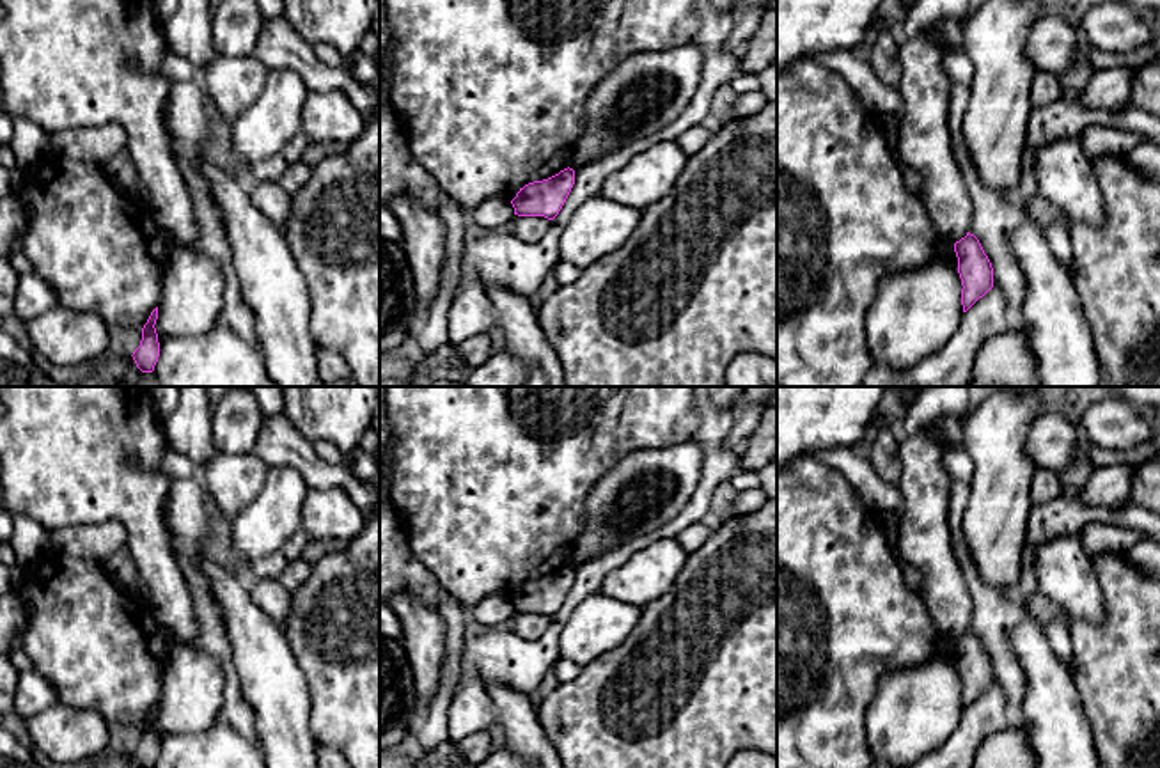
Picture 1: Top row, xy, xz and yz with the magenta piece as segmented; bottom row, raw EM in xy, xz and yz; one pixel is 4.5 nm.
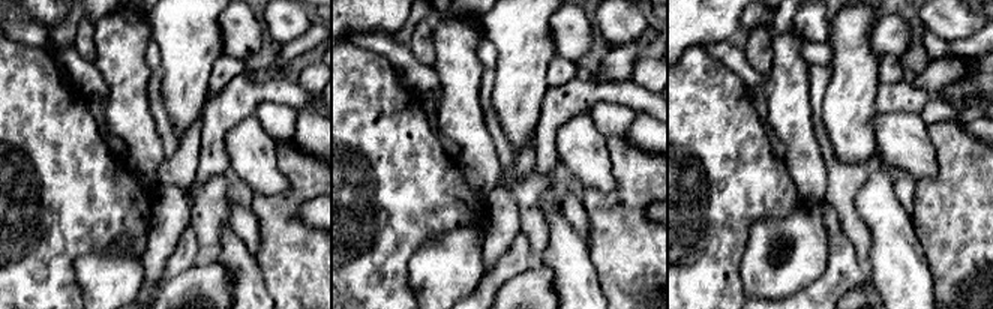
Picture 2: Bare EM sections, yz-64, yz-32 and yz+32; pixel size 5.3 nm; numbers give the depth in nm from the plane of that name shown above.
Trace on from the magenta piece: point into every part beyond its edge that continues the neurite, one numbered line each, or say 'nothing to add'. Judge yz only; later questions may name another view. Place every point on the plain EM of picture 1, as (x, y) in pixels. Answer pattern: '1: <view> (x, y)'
nothing to add

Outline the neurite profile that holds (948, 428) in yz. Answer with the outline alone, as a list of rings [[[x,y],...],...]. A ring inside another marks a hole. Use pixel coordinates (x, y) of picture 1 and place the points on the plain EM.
[[[944,413],[937,417],[928,427],[949,449],[963,449],[961,417]]]

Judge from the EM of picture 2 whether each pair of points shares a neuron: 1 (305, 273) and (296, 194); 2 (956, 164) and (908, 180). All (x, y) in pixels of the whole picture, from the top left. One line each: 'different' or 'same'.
1: same
2: different

